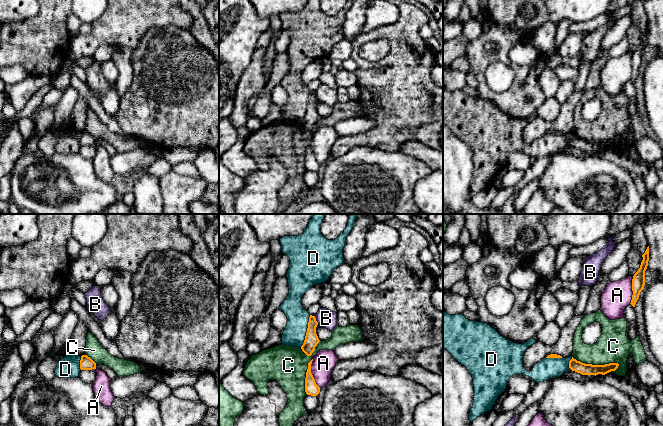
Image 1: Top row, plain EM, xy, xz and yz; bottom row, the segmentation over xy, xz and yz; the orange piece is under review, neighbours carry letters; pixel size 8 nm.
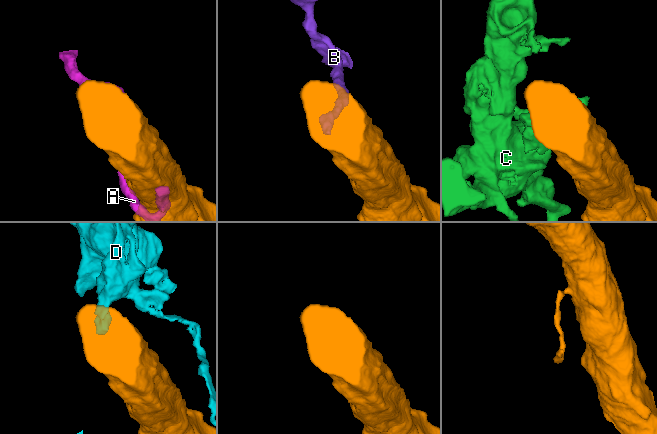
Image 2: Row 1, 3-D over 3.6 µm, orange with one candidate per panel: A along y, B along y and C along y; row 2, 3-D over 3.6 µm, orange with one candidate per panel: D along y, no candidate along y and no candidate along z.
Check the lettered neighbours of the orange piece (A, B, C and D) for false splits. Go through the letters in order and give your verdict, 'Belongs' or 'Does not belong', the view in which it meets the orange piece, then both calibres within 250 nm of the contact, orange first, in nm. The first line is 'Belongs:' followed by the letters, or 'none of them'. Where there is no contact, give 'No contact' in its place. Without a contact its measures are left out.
Belongs: none of them
A: Does not belong. Touches orange in xz. Thickness 110 nm (orange) against 180 nm
B: Does not belong. Touches orange in xz. Thickness 110 nm (orange) against 150 nm
C: Does not belong. Touches orange in yz. Thickness 100 nm (orange) against 280 nm
D: Does not belong. Touches orange in xz. Thickness 110 nm (orange) against 180 nm

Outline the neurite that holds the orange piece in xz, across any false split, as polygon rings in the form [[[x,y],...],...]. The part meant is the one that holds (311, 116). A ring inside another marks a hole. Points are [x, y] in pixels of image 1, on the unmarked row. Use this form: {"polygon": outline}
{"polygon": [[[310,91],[305,116],[303,121],[301,122],[302,127],[307,132],[312,131],[312,129],[315,126],[315,123],[320,117],[316,110],[317,101],[318,101],[318,98],[316,97],[315,92]]]}

